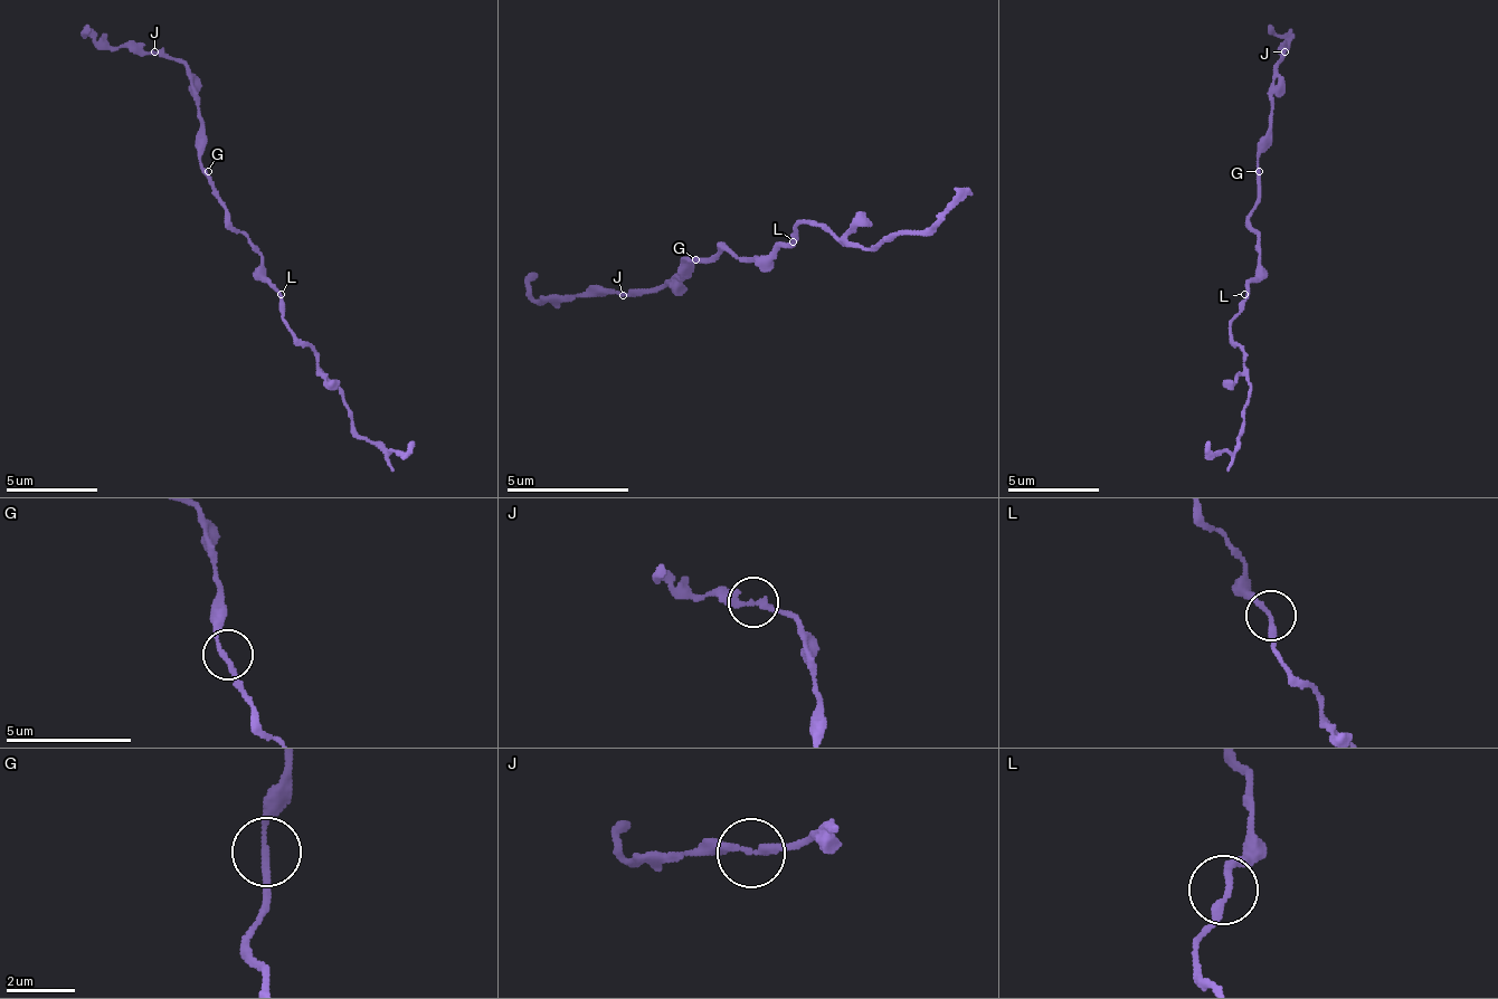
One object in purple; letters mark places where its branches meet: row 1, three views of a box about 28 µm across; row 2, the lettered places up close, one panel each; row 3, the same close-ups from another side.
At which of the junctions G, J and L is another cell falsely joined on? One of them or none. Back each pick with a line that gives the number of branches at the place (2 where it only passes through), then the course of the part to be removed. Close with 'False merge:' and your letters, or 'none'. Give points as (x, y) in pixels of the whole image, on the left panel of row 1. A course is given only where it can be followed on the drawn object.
J: 2 branches meet; foreign part runs (153, 53), (98, 48), (89, 39), (89, 26)
False merge: J

